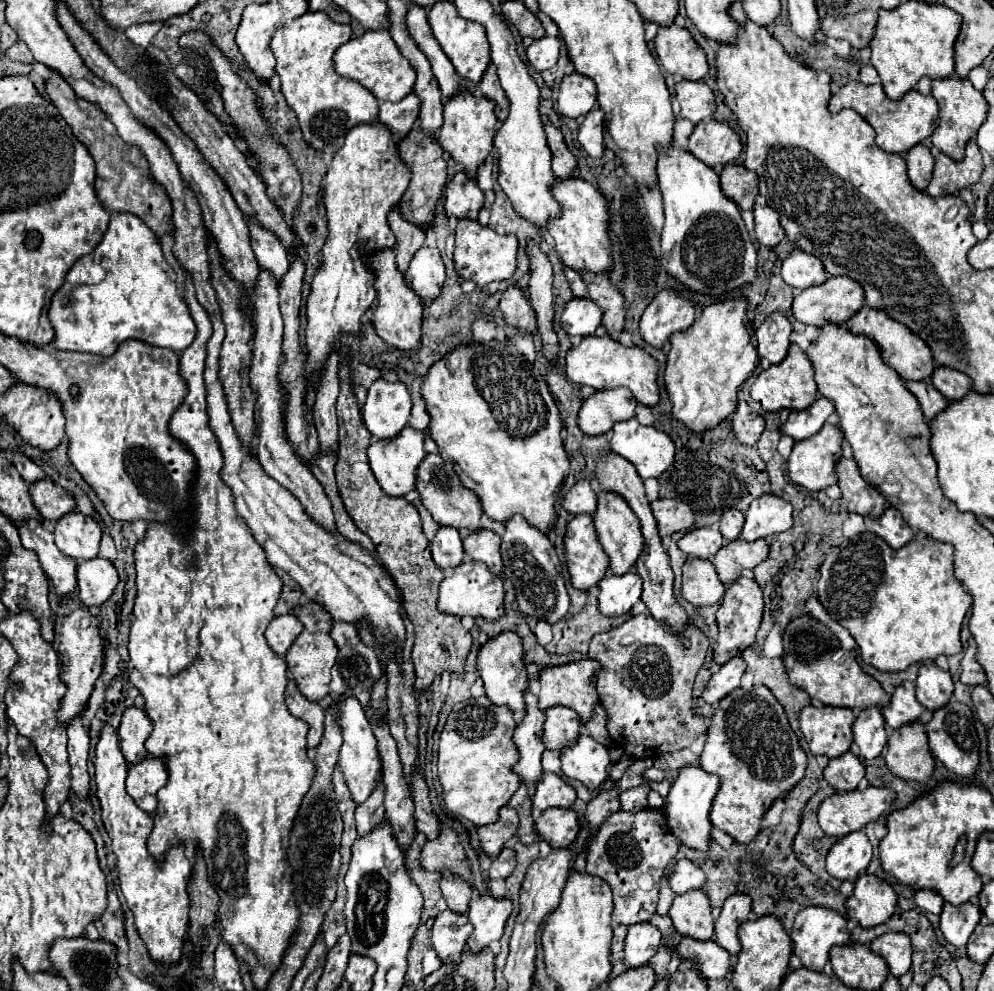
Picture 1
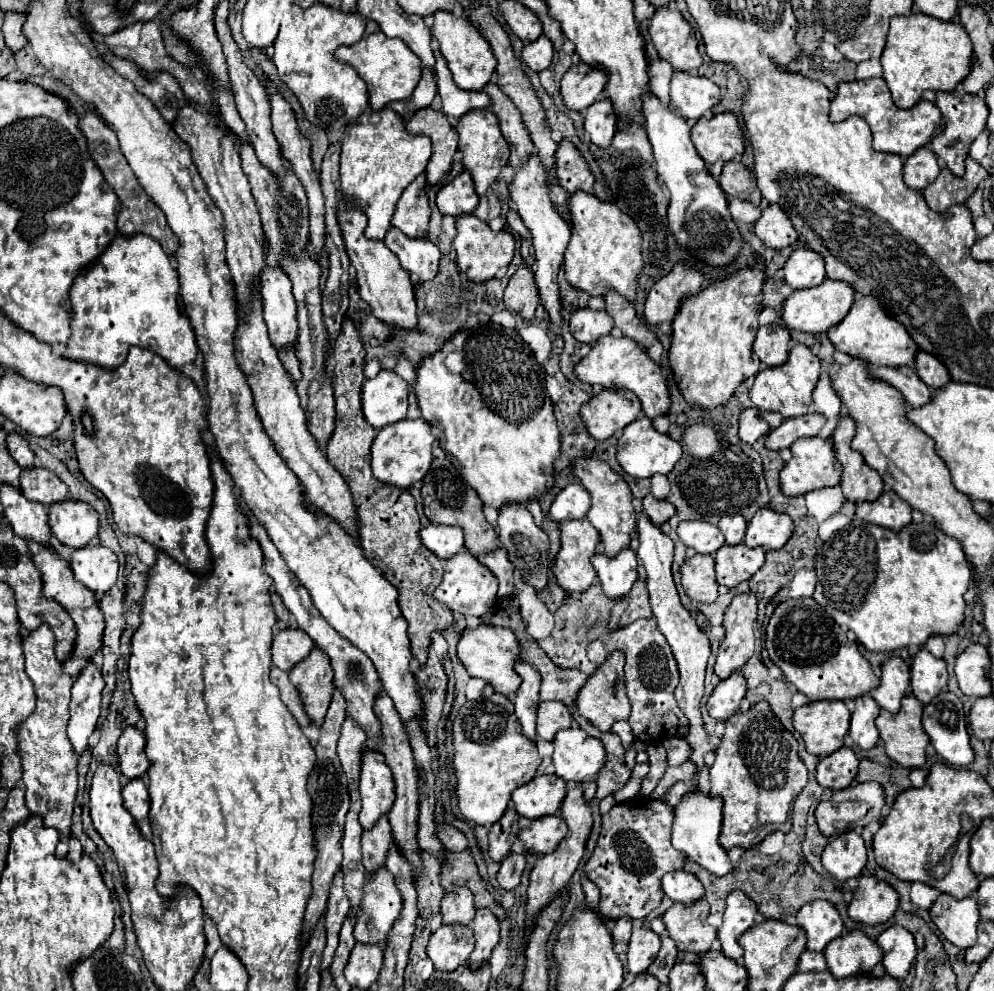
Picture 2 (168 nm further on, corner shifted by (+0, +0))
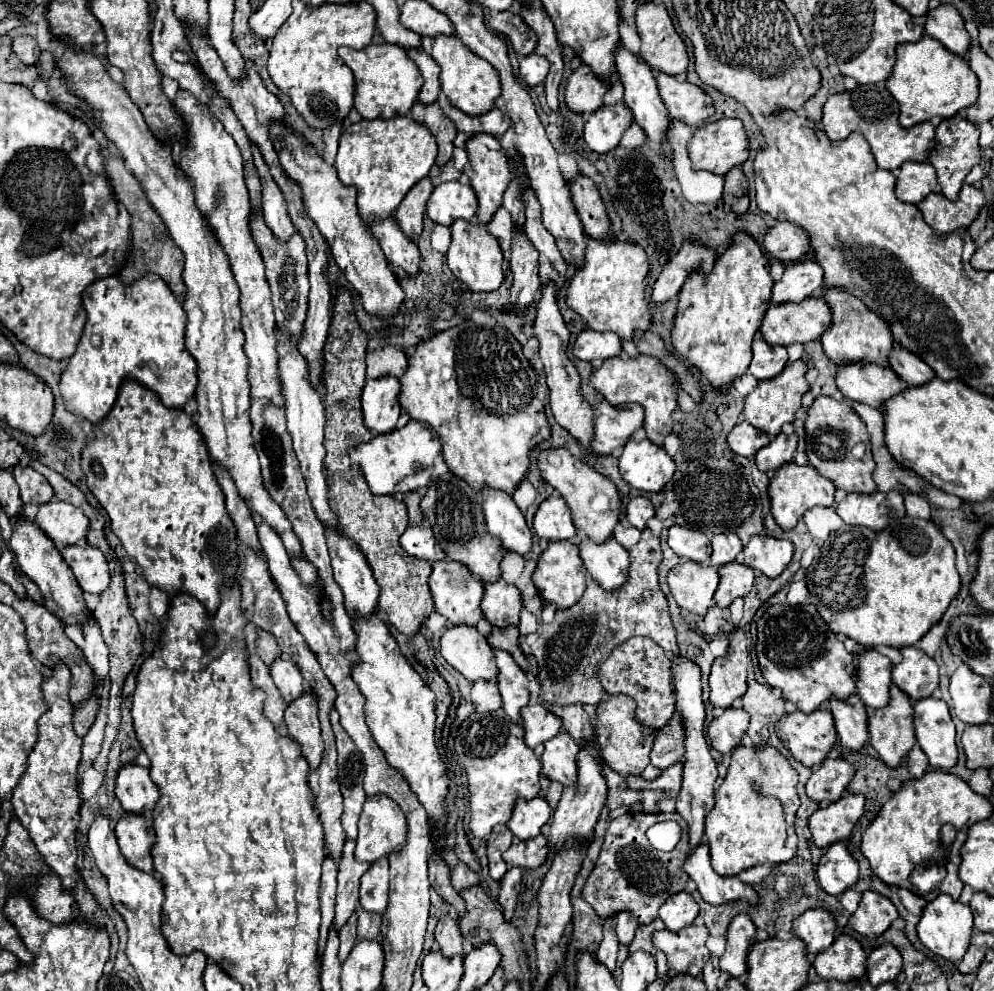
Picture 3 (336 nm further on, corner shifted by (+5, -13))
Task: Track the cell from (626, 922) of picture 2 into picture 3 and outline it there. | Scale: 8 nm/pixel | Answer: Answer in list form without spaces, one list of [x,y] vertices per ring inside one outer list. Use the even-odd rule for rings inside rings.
[[[619,913],[617,915],[617,927],[615,927],[619,943],[621,945],[629,945],[633,941],[633,933],[635,933],[637,927],[639,927],[637,921],[629,913]]]

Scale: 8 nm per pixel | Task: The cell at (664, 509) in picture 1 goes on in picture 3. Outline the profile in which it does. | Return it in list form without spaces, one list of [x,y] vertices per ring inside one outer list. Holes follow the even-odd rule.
[[[635,497],[635,499],[631,499],[629,505],[627,505],[627,519],[629,519],[629,523],[631,523],[633,527],[637,527],[639,531],[645,529],[647,521],[649,521],[653,515],[655,515],[655,507],[653,507],[651,501],[645,499],[645,497]]]

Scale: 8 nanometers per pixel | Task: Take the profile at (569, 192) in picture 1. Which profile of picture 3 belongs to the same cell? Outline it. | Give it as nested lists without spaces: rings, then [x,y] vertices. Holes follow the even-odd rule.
[[[587,237],[583,265],[579,265],[567,285],[567,305],[577,311],[589,329],[615,331],[621,339],[633,339],[633,329],[651,327],[651,311],[645,301],[645,277],[649,263],[645,251],[635,241],[595,241]]]

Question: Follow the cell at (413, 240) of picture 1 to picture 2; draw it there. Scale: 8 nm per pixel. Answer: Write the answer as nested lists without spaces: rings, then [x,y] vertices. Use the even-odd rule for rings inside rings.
[[[420,174],[402,194],[398,208],[392,216],[392,226],[402,230],[410,238],[426,238],[428,234],[428,196],[426,196],[426,174]]]

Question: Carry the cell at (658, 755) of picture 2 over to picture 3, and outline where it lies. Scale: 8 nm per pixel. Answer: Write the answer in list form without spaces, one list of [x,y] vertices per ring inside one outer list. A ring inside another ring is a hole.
[[[675,713],[671,717],[671,721],[663,729],[659,729],[655,735],[655,747],[651,751],[651,765],[659,767],[663,771],[671,763],[679,761],[679,757],[683,757],[683,753],[685,753],[683,727]]]

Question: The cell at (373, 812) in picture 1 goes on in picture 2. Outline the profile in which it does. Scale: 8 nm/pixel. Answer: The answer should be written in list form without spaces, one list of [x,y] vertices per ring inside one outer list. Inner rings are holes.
[[[386,816],[384,820],[380,820],[380,824],[376,824],[376,828],[372,828],[372,832],[362,834],[362,864],[368,876],[386,864],[390,844],[392,836]]]

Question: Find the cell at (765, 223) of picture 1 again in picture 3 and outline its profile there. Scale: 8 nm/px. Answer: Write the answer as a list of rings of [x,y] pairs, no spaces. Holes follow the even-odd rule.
[[[779,221],[775,227],[769,227],[769,231],[765,233],[763,251],[773,259],[789,263],[807,255],[811,247],[809,247],[807,233],[803,229],[799,229],[793,223]]]

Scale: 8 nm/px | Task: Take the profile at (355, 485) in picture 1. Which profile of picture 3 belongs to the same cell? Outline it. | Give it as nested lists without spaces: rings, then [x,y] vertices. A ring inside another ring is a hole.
[[[345,289],[337,291],[333,301],[333,317],[329,327],[329,337],[323,349],[325,359],[325,473],[327,473],[327,489],[329,489],[329,505],[333,513],[339,517],[341,531],[353,539],[359,549],[365,553],[375,581],[381,589],[377,607],[385,613],[387,621],[405,637],[415,637],[423,627],[425,617],[433,611],[433,599],[429,593],[429,575],[431,565],[427,561],[419,561],[409,557],[401,545],[399,537],[403,529],[409,525],[407,507],[393,495],[375,495],[371,493],[363,473],[359,467],[351,465],[351,449],[363,445],[371,439],[371,431],[365,427],[361,417],[361,391],[365,385],[365,355],[367,355],[367,333],[361,331],[355,313],[351,295]],[[333,339],[345,339],[345,349],[339,355],[329,353],[329,345]]]

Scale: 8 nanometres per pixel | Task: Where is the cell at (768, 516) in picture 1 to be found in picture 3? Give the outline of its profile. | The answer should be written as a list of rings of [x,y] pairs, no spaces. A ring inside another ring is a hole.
[[[755,535],[743,549],[745,565],[767,577],[777,577],[793,557],[793,545],[787,539]]]

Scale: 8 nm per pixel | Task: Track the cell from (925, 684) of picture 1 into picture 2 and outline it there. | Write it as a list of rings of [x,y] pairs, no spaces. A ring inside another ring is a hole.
[[[854,518],[832,538],[828,538],[822,550],[818,550],[816,574],[818,582],[814,590],[814,600],[820,606],[828,608],[828,612],[832,612],[836,624],[856,632],[858,642],[870,652],[896,652],[900,648],[914,648],[914,646],[920,648],[912,656],[912,666],[910,666],[912,692],[922,704],[928,704],[934,696],[940,694],[940,690],[946,686],[948,680],[946,662],[942,658],[932,656],[922,646],[930,636],[952,634],[964,622],[966,602],[962,596],[968,590],[970,564],[966,560],[962,544],[956,538],[944,534],[932,522],[922,522],[922,524],[910,522],[900,532],[894,532],[890,528],[882,528]]]

